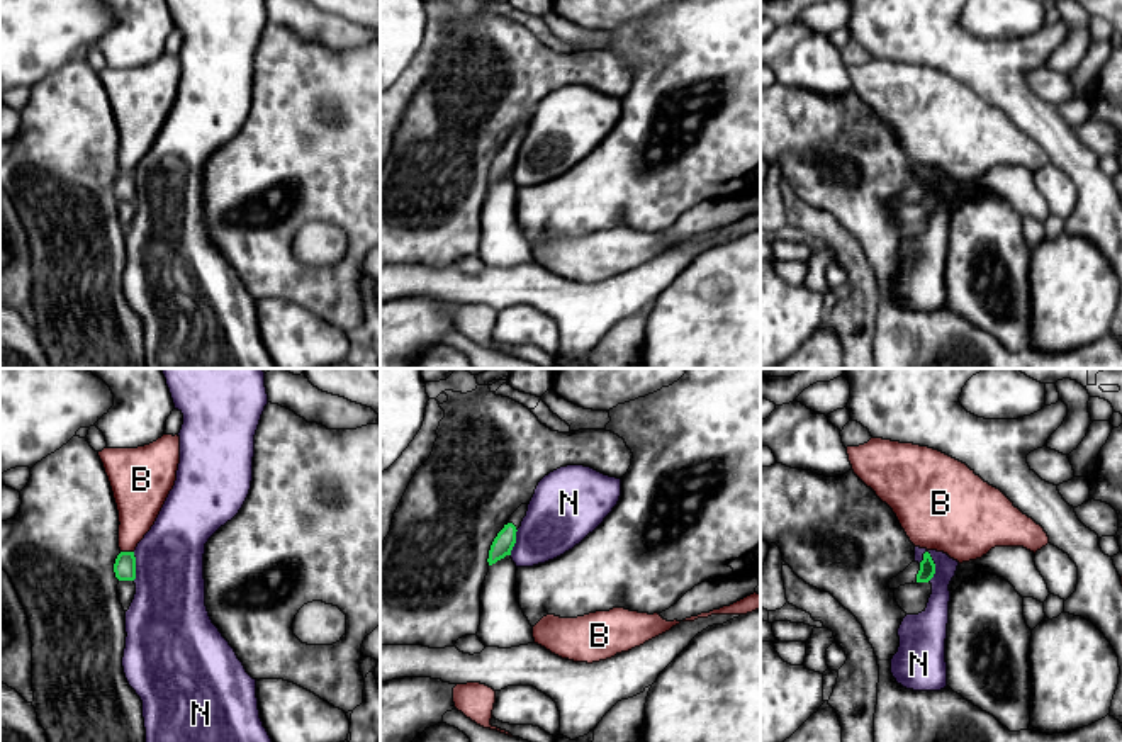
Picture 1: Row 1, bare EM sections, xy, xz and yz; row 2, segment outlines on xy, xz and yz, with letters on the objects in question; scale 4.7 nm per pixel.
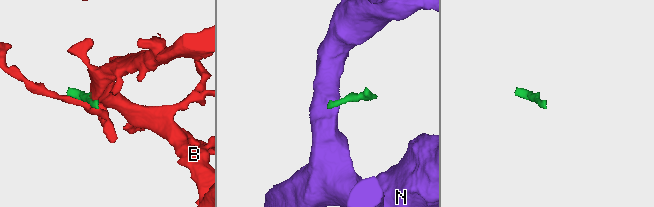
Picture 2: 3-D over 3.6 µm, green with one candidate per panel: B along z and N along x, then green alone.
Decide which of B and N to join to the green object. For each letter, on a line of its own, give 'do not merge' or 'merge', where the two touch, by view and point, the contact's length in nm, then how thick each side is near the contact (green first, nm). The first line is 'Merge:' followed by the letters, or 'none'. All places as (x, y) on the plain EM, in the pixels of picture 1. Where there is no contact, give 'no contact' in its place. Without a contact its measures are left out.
Merge: none
B: do not merge; meets green in xy at (128, 172); contact 60 nm long; 110 nm thick on the green side, 220 nm on the other
N: do not merge; meets green in yz at (934, 185); contact 150 nm long; 80 nm thick on the green side, 130 nm on the other

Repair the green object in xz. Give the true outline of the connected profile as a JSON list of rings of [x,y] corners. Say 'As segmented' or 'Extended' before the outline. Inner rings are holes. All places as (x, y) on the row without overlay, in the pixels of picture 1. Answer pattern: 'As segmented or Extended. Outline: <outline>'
Extended. Outline: [[[521,124],[508,139],[504,148],[494,158],[491,170],[489,170],[489,185],[496,183],[497,180],[511,175],[511,170],[516,163],[516,151],[521,146],[523,138],[526,136],[528,124]]]

